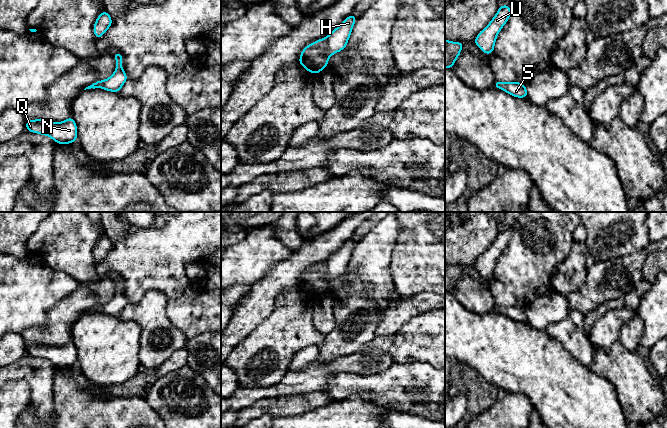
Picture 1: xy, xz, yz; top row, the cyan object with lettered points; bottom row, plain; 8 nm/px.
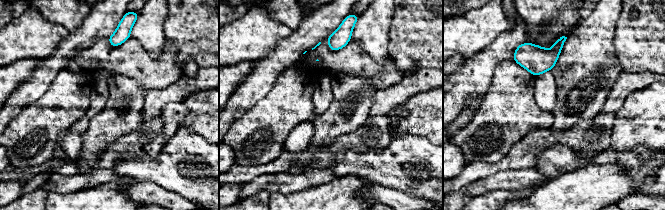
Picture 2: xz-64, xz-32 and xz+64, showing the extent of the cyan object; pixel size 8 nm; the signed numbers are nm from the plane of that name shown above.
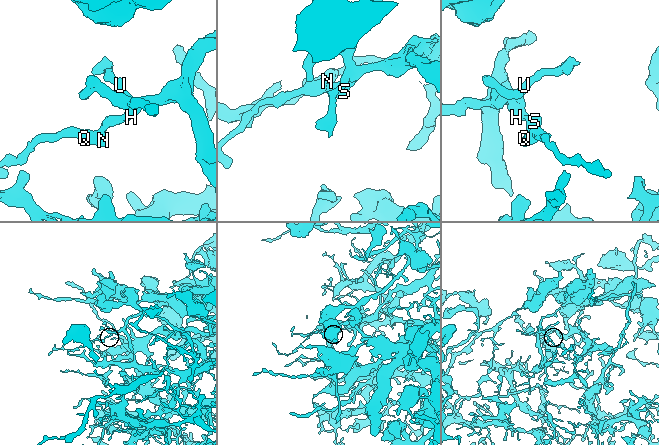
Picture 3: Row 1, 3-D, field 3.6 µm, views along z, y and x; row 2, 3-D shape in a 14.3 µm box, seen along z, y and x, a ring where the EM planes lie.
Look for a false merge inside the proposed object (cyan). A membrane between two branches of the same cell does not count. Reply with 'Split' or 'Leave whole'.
Leave whole

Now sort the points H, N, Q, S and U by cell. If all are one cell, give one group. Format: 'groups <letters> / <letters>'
groups H N Q S U

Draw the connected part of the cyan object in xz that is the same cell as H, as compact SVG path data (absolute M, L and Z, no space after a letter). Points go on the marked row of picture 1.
M349 15L326 38L306 46L301 51L298 63L314 75L327 68L329 57L347 46L356 19L355 15Z

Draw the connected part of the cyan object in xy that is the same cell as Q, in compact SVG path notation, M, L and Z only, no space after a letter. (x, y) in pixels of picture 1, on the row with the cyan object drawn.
M72 115L63 122L33 119L27 120L25 123L27 131L47 135L56 143L66 145L77 141L77 125Z

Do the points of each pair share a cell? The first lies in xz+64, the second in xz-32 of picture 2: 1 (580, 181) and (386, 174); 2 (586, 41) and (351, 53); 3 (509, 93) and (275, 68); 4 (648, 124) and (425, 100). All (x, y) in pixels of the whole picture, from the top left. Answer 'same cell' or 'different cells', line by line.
1: different cells
2: different cells
3: different cells
4: same cell

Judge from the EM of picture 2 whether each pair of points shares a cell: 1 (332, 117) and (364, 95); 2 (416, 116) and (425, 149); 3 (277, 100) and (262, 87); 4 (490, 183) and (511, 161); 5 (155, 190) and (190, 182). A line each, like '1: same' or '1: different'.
1: same
2: different
3: different
4: different
5: different

